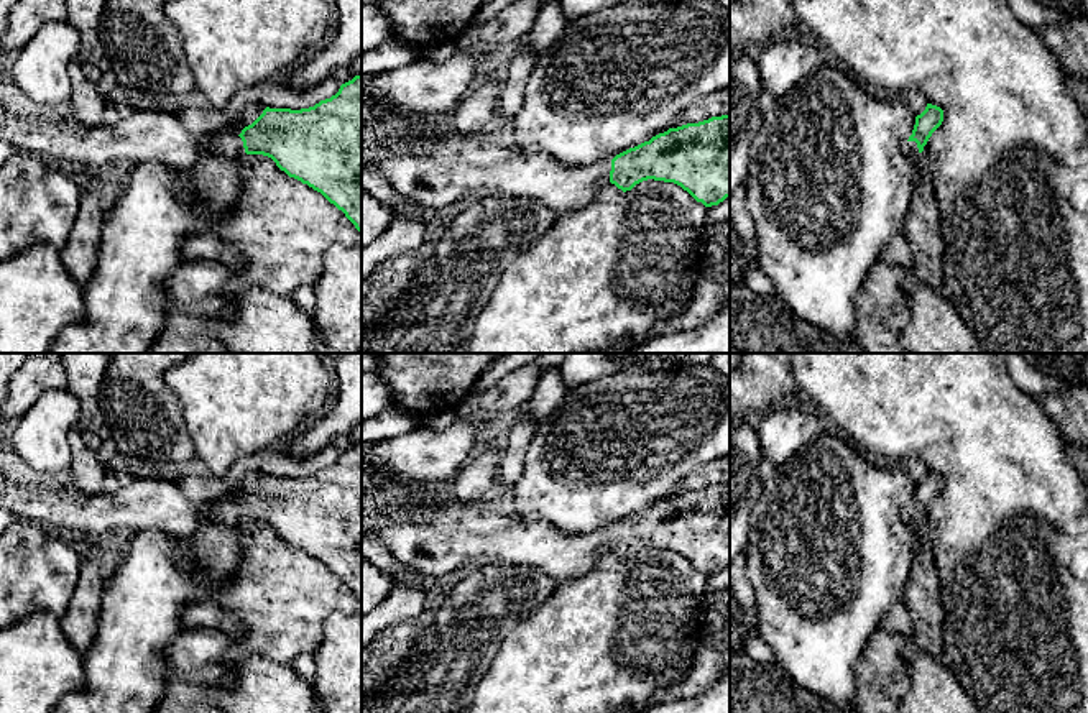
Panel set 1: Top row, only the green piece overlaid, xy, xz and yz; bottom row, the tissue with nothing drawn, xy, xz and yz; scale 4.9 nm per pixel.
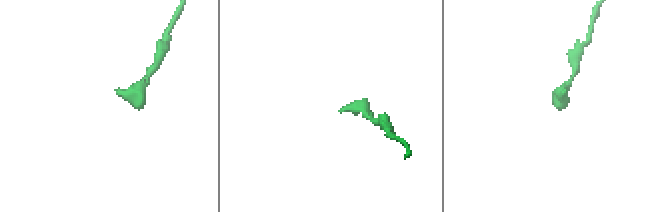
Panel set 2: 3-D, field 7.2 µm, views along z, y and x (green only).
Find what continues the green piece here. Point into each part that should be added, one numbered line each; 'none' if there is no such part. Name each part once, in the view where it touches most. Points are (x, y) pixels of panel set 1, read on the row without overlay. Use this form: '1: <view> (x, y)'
1: xy (53, 501)

